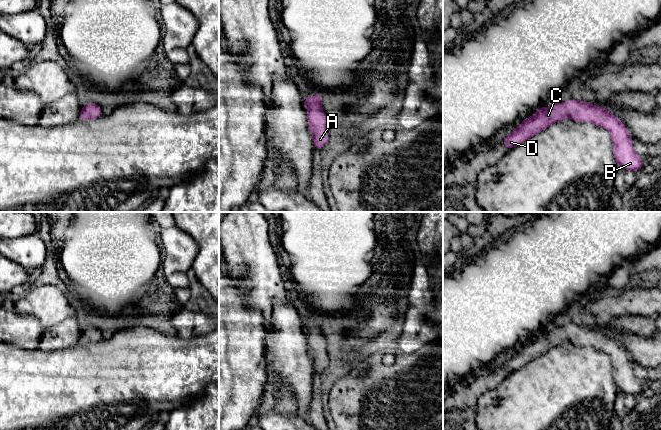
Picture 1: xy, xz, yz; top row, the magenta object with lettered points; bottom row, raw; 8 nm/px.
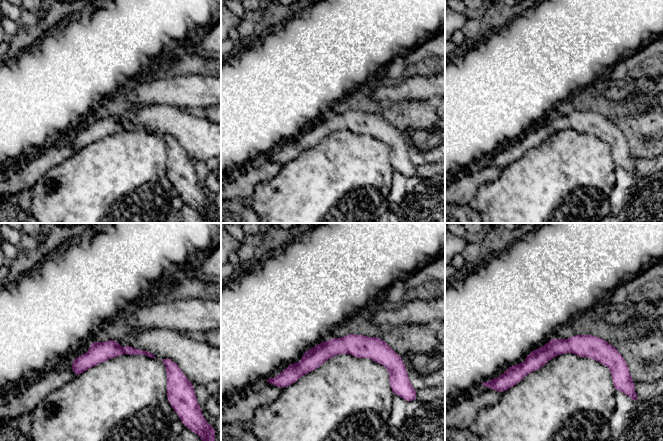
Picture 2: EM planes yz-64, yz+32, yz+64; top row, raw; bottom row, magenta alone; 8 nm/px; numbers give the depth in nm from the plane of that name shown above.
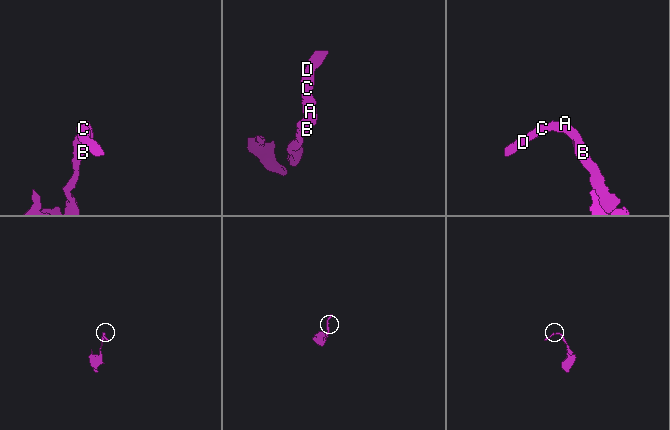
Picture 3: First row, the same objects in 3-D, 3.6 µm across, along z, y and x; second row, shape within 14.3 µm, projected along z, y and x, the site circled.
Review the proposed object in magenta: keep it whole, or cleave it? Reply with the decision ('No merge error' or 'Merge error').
No merge error

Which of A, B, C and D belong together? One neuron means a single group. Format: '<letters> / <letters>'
A B C D

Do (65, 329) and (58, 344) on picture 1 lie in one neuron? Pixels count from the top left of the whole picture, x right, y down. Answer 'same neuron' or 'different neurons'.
same neuron

